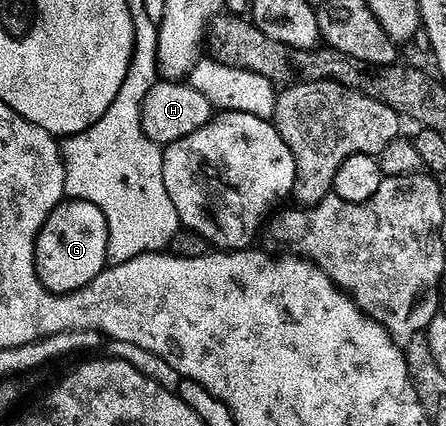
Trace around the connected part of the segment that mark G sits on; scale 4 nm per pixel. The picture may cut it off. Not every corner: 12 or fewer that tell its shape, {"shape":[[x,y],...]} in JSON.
{"shape":[[65,199],[36,239],[36,271],[56,296],[109,267],[108,223]]}

